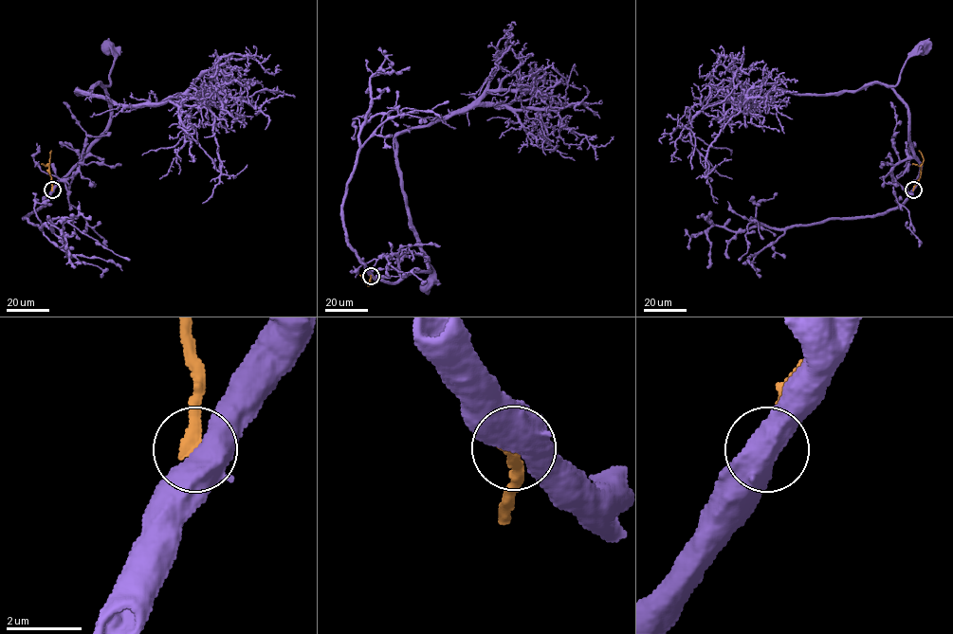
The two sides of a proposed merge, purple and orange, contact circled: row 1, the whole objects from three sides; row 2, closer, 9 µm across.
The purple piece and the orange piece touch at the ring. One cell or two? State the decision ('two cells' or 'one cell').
two cells

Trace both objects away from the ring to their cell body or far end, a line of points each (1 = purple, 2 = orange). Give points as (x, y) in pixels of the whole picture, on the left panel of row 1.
1: (52, 190), (85, 154), (108, 122), (110, 104), (105, 88), (110, 83), (114, 58), (114, 52), (108, 45)
2: (52, 190), (48, 165), (51, 150)

